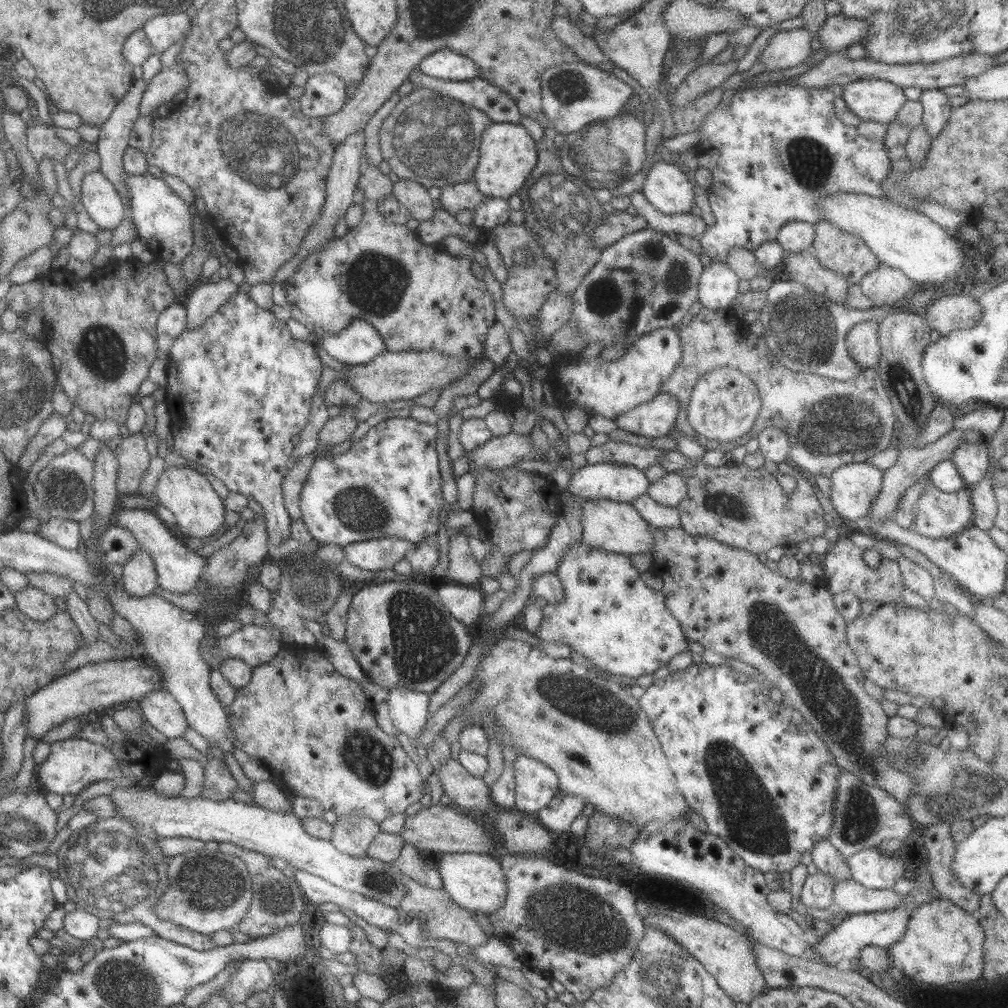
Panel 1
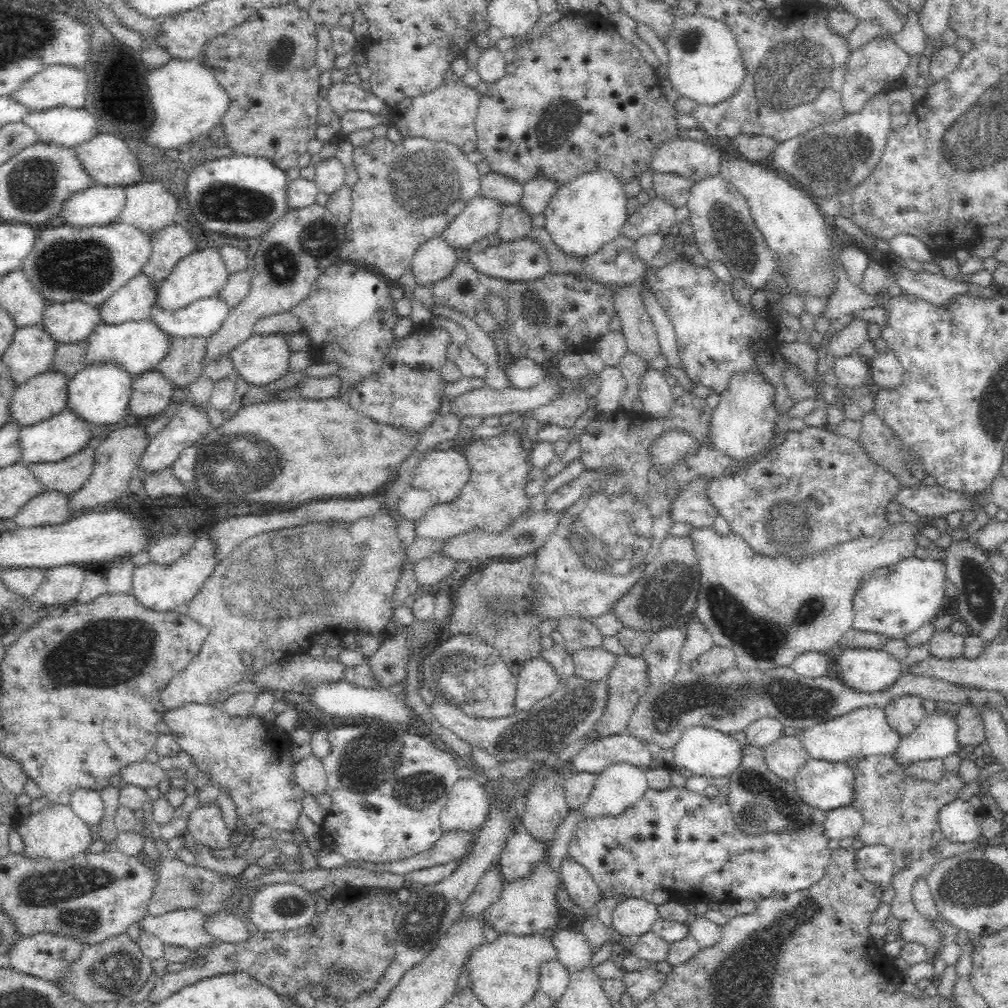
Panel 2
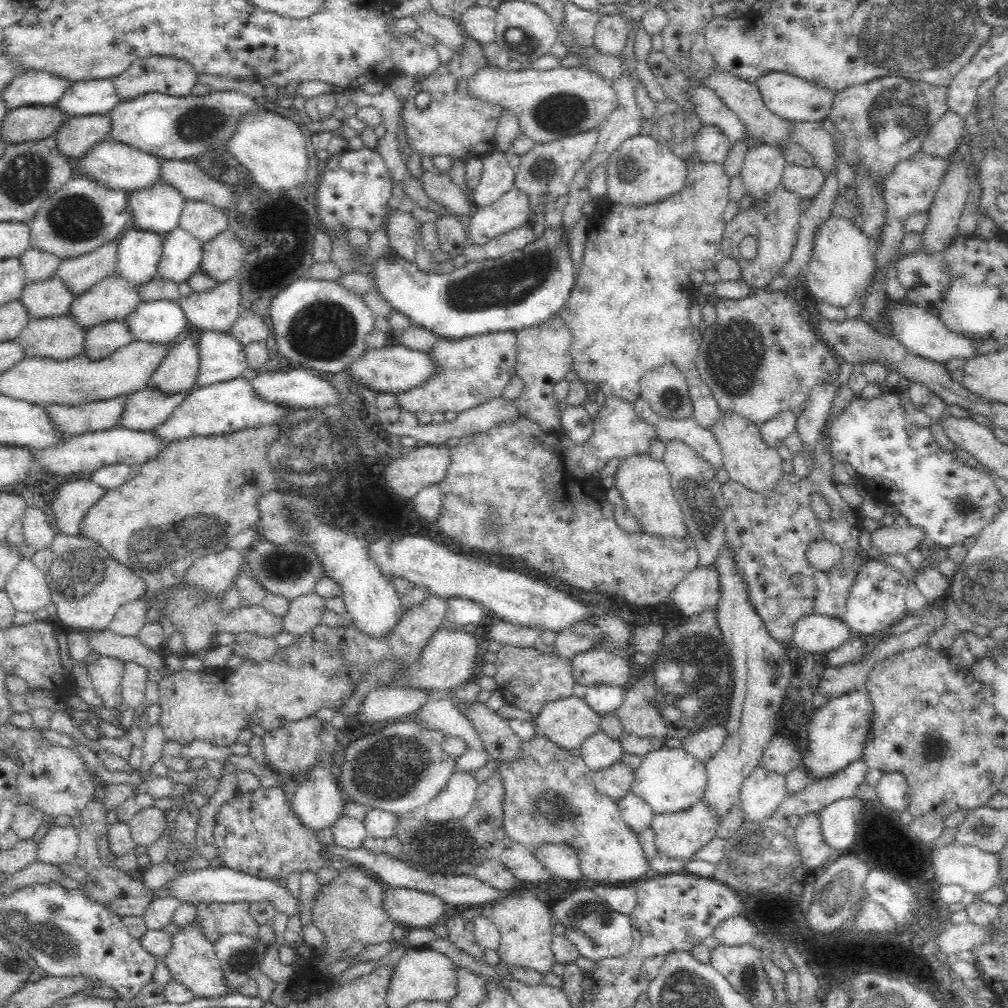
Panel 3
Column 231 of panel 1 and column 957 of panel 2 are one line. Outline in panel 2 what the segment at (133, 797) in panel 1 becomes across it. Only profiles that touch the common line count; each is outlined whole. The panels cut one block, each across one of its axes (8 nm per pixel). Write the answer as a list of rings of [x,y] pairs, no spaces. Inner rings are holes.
[[[954,799],[938,813],[939,832],[954,844],[978,842],[981,838],[982,810],[965,799]]]

